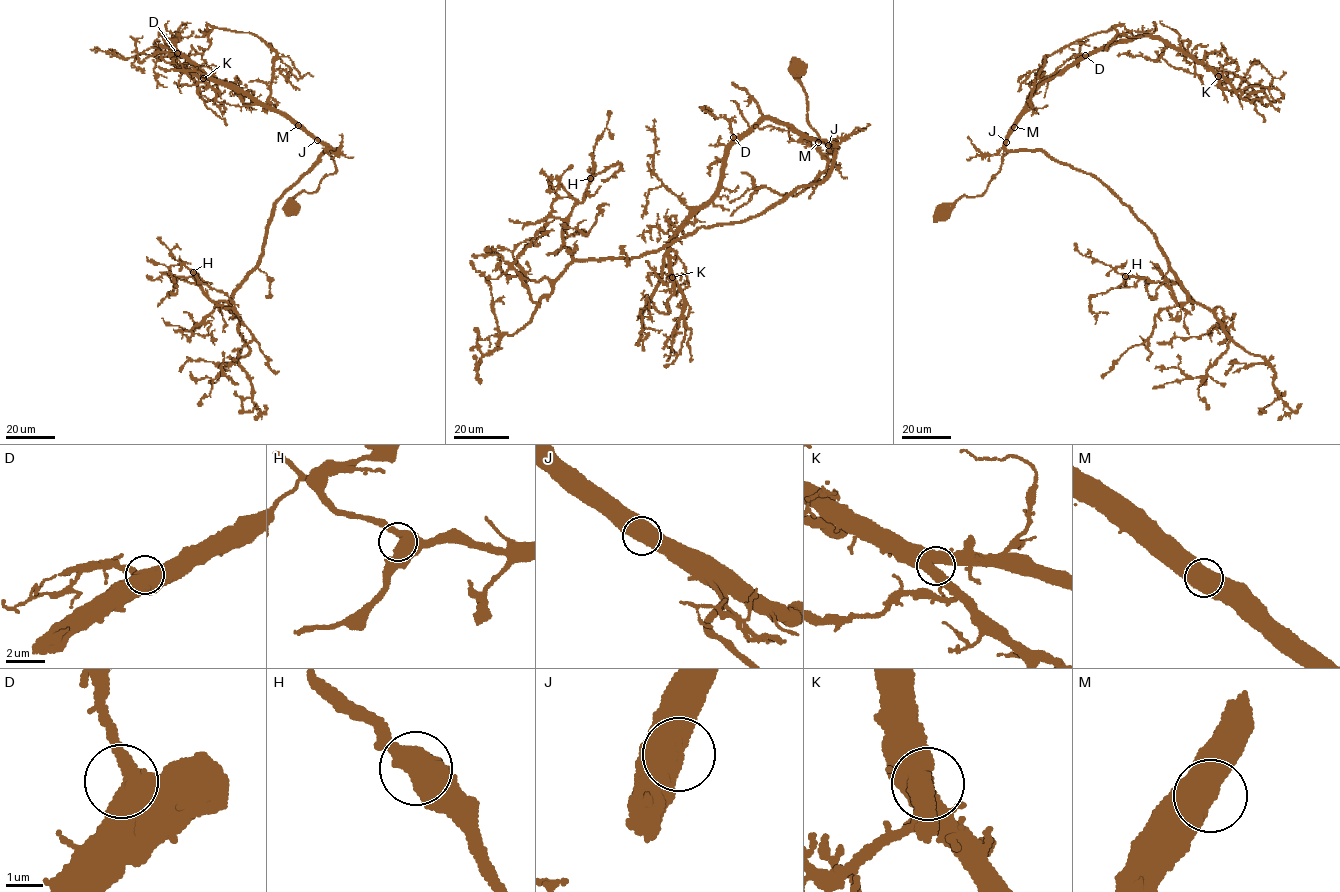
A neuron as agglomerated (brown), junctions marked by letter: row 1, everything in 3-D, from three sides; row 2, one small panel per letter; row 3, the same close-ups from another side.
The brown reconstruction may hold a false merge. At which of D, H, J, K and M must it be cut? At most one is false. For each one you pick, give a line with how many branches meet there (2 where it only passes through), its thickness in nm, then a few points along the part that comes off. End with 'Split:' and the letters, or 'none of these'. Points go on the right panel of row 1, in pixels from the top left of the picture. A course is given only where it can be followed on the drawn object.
Split: none of these

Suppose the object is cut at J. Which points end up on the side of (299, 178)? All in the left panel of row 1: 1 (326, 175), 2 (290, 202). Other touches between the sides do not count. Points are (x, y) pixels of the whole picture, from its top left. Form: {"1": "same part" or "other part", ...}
{"1": "other part", "2": "other part"}

